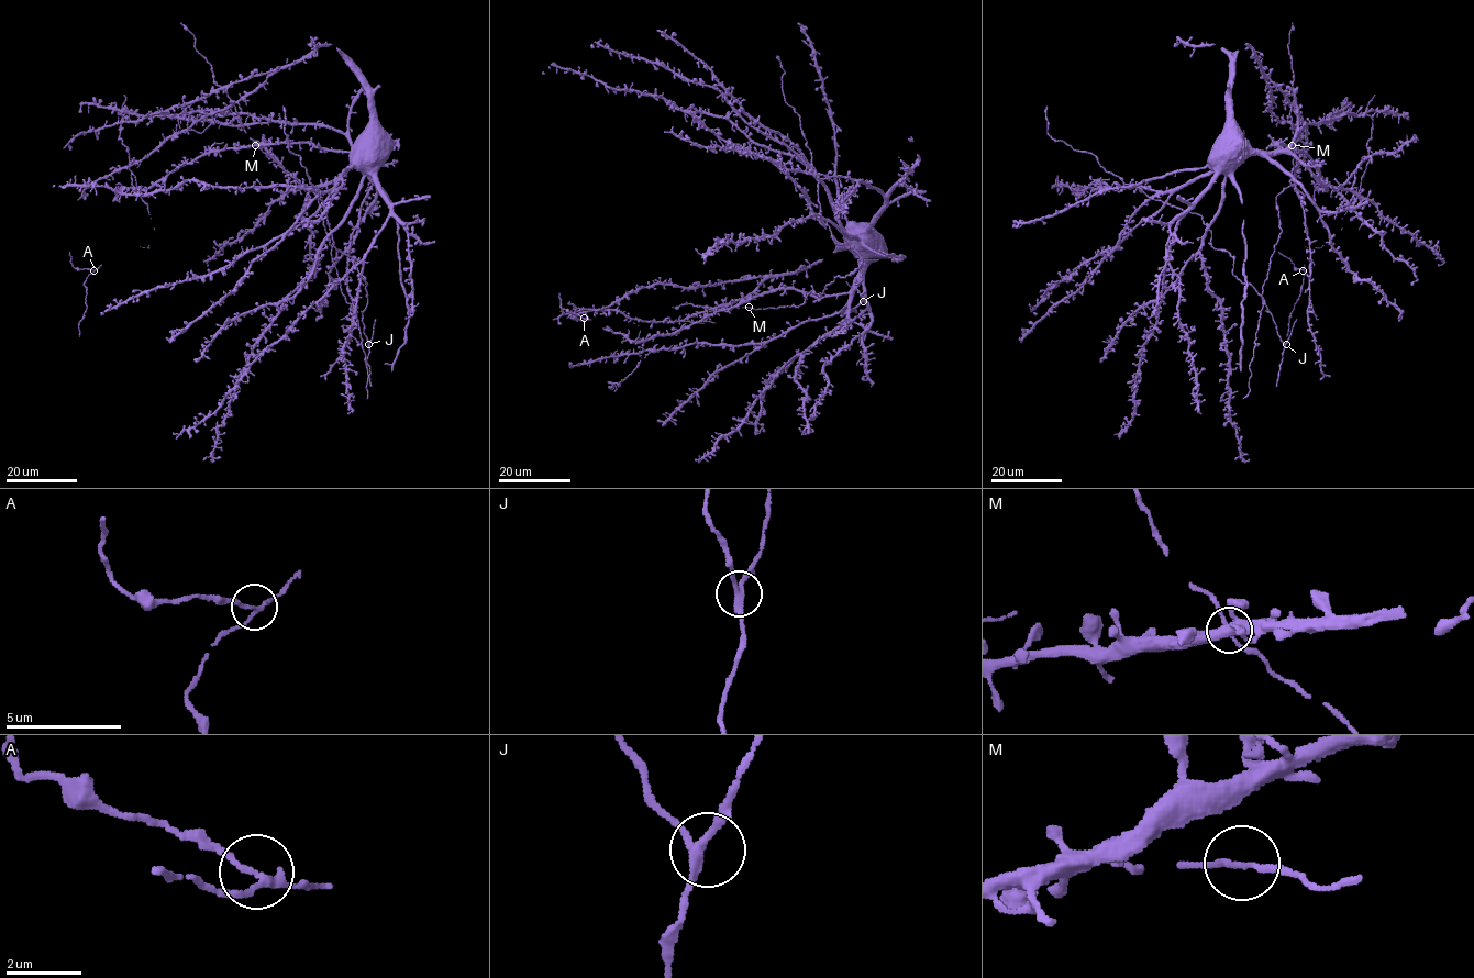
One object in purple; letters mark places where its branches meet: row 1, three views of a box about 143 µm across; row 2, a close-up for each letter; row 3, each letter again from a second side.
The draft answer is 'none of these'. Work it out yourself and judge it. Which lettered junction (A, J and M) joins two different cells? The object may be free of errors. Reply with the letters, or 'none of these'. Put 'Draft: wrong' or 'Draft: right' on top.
Draft: wrong
A

